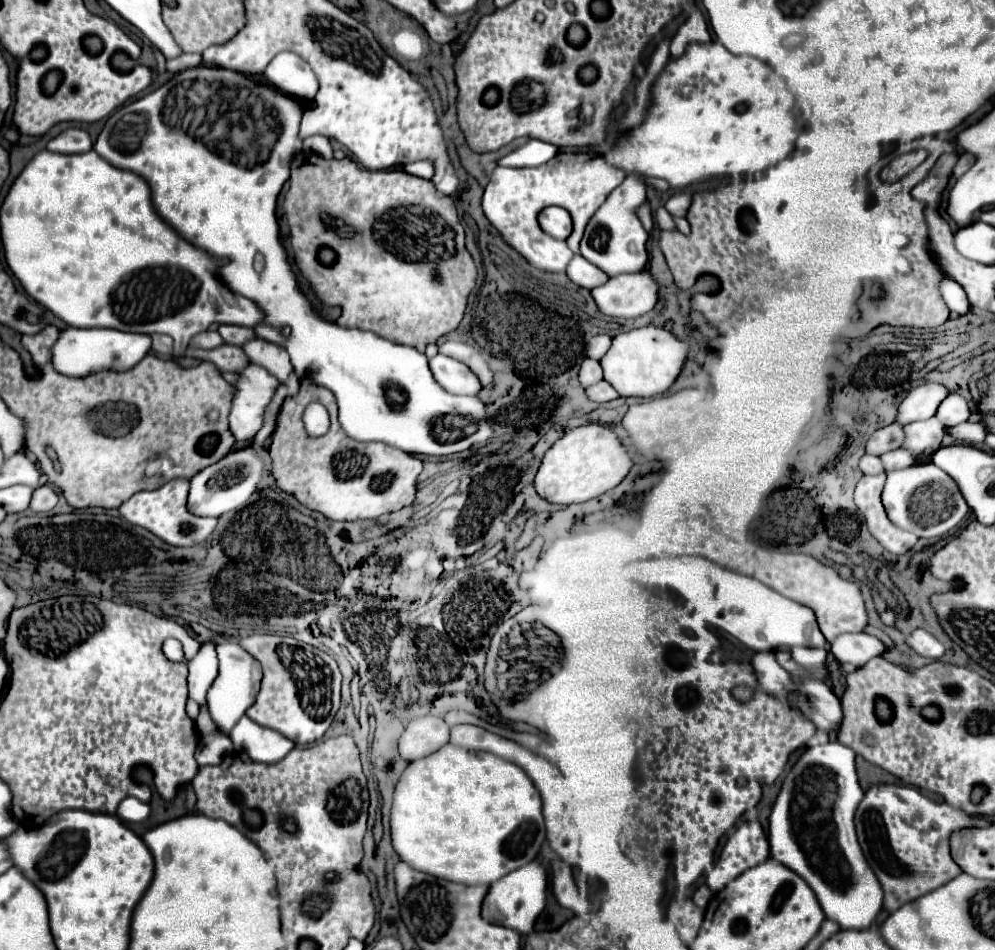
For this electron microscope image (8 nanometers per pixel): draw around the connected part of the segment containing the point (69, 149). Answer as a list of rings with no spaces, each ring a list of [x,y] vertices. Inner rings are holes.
[[[67,129],[59,137],[55,137],[53,141],[49,141],[49,145],[47,145],[49,151],[53,151],[53,153],[65,153],[65,155],[85,153],[85,151],[91,151],[91,147],[93,147],[91,137],[83,129]]]

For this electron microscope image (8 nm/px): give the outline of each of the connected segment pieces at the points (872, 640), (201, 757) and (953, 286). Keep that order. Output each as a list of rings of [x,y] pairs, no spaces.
[[[845,633],[831,643],[831,653],[835,655],[835,659],[839,663],[851,663],[855,667],[863,667],[869,659],[883,655],[885,649],[887,647],[877,637],[867,633]]]
[[[219,729],[201,737],[195,759],[197,763],[203,765],[213,765],[213,763],[221,763],[221,755],[229,751],[229,735],[223,735]]]
[[[945,279],[941,283],[941,295],[945,299],[945,303],[949,305],[953,317],[961,317],[965,313],[969,313],[969,301],[967,301],[967,295],[963,291],[963,287],[959,283],[955,283],[953,279]]]

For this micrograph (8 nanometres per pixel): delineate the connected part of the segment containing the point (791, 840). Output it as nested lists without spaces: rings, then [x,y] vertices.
[[[829,741],[825,745],[807,749],[799,757],[795,767],[785,777],[769,817],[771,857],[777,863],[783,863],[787,869],[795,871],[815,891],[825,917],[839,923],[841,929],[869,929],[875,923],[877,913],[883,911],[883,889],[865,861],[855,837],[853,815],[859,799],[863,799],[863,789],[857,781],[855,751],[841,745],[839,741]]]

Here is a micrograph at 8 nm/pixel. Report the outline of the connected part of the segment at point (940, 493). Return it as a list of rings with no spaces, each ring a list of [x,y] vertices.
[[[917,463],[907,469],[889,471],[883,489],[883,507],[893,525],[915,533],[917,537],[943,537],[969,513],[969,505],[957,483],[933,463]]]

